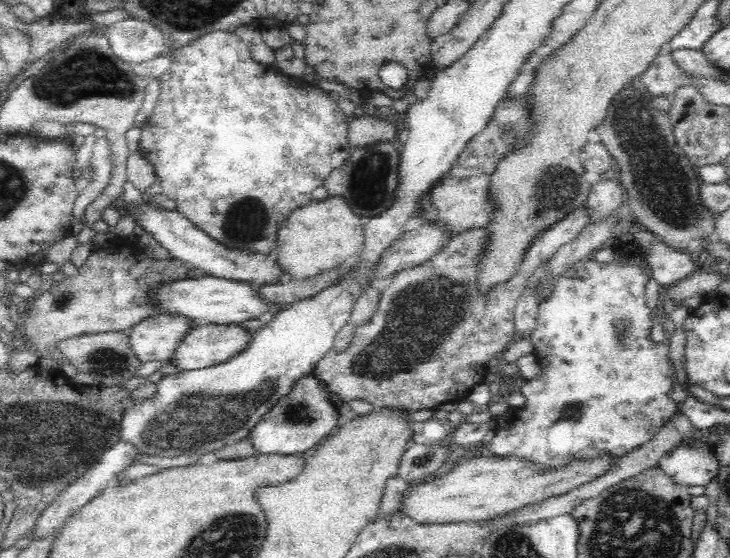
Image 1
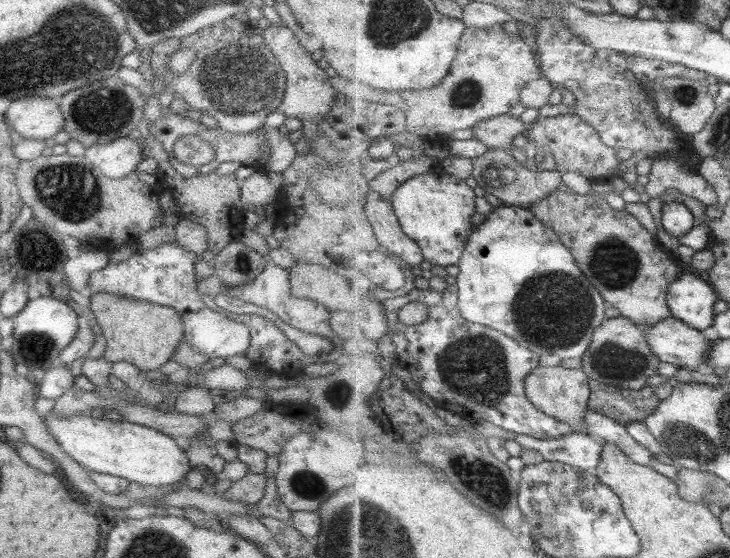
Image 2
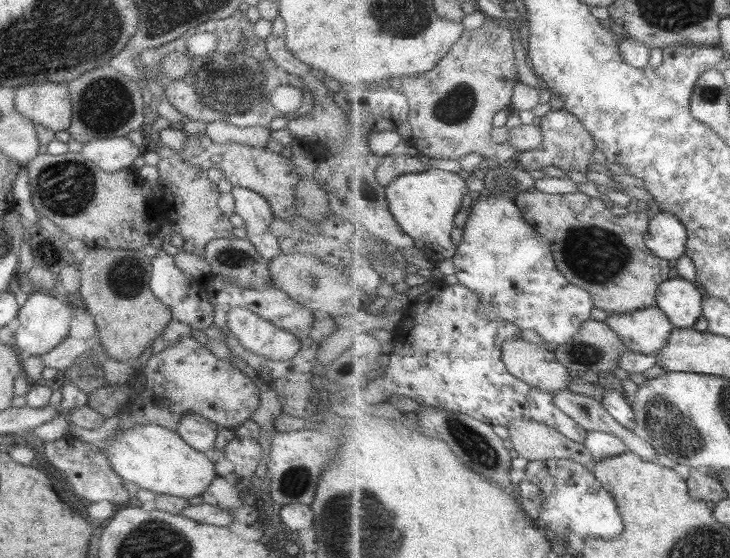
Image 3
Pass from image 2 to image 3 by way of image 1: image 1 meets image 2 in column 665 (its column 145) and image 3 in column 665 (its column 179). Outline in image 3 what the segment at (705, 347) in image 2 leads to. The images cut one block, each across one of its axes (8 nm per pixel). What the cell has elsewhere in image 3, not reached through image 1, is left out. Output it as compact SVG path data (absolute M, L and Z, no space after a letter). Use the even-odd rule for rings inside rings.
M659 306L630 314L613 314L606 319L630 350L658 354L668 346L676 326Z

